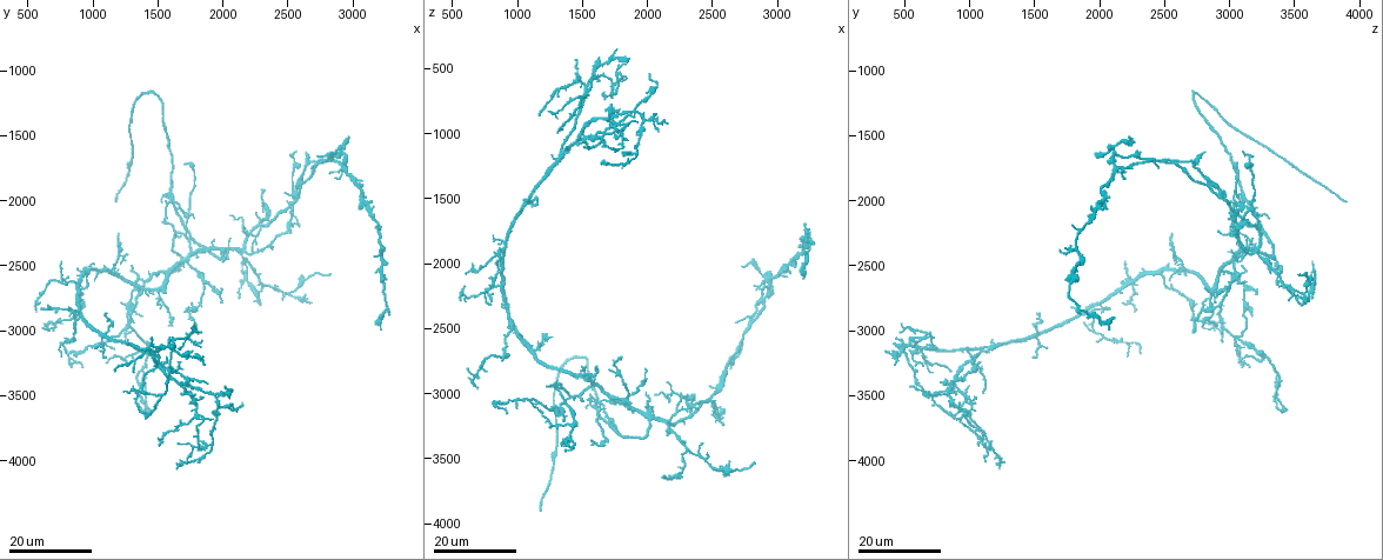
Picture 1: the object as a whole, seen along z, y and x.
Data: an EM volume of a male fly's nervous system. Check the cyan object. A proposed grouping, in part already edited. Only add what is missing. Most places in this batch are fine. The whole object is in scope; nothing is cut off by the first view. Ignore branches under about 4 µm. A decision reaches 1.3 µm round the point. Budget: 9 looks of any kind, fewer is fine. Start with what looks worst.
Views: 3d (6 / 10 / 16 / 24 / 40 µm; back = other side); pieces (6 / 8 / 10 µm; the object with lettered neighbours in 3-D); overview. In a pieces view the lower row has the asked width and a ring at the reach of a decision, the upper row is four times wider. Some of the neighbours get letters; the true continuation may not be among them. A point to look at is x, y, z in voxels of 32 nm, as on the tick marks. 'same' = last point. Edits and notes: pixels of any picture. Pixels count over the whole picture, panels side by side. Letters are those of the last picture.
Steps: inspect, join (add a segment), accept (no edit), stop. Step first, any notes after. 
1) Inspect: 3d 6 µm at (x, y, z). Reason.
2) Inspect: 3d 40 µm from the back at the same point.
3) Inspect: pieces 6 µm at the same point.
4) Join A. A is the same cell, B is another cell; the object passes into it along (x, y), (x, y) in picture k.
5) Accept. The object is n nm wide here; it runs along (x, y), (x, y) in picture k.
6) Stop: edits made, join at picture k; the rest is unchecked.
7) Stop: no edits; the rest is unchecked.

Inspect: 3d 24 µm at (1180, 2000, 3900). Tapers out.

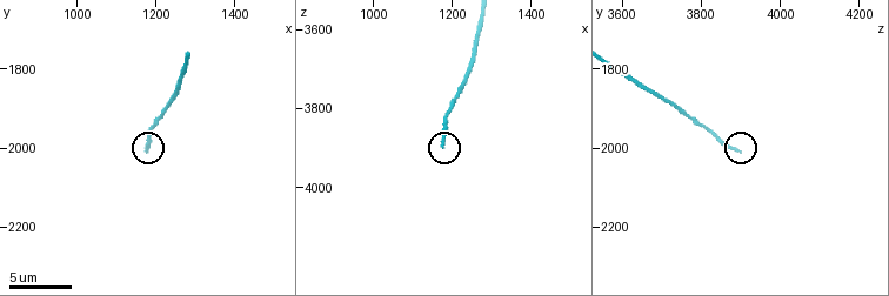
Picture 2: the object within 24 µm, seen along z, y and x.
Inspect: pieces 10 µm at (1170, 2010, 3890). What lies round it.

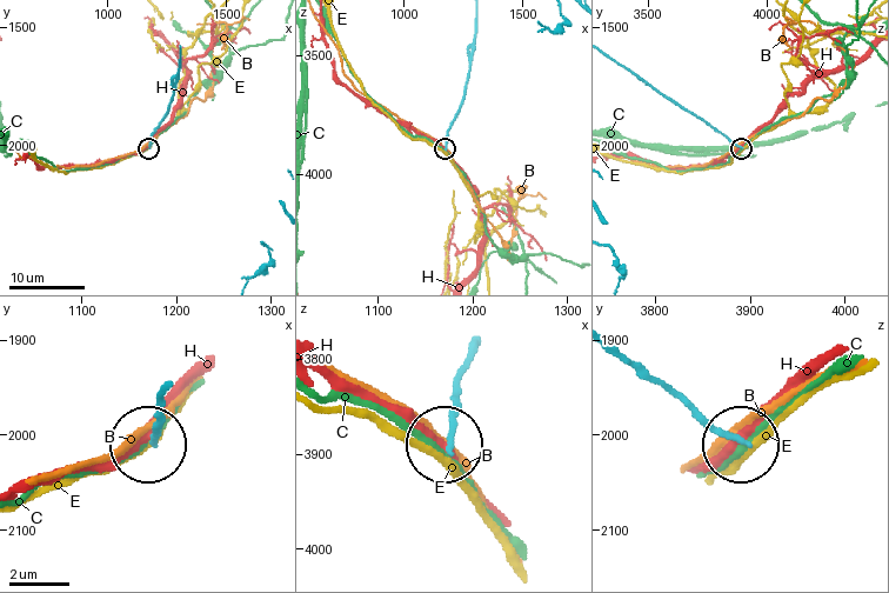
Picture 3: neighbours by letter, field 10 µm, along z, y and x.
Accept. B, C, E and H are other cells; it runs along (473, 357), (455, 387), (450, 438) in picture 3; none of them fits.

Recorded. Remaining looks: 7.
Inspect: 3d 16 µm at (2840, 2560, 3540). Branch stops here.

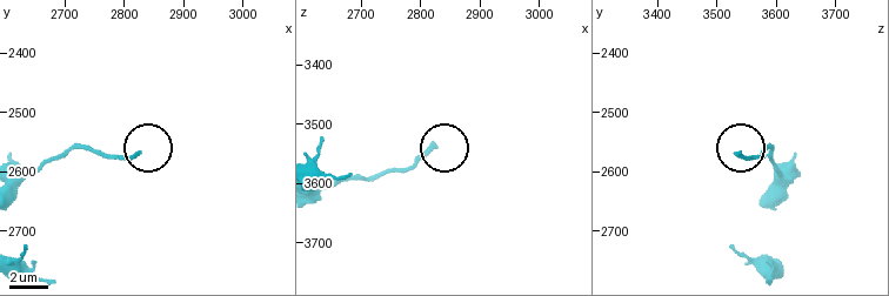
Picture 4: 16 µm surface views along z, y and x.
Inspect: pieces 10 µm at (2820, 2570, 3535).

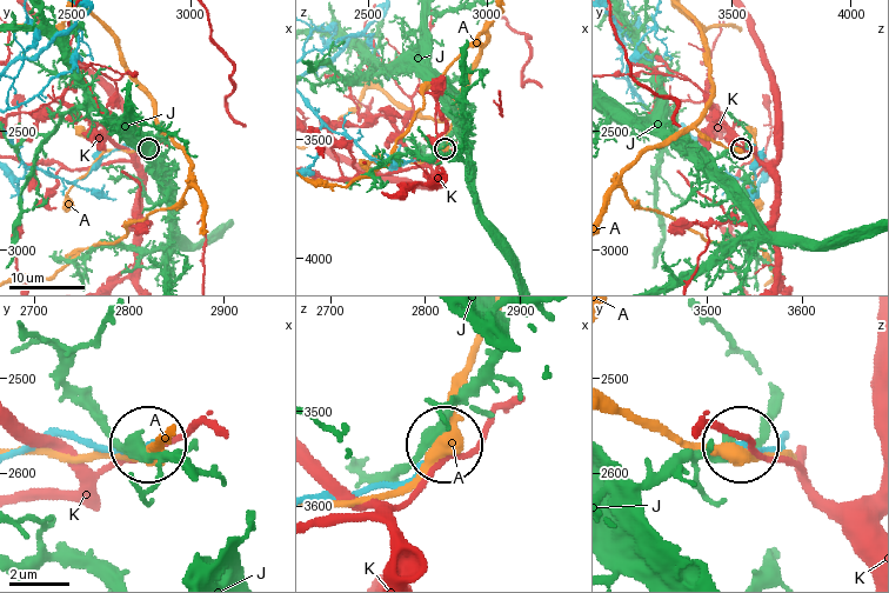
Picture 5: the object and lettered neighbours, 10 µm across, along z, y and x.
Accept. A, J and K are other cells; none of them fits.

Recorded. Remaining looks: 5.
Inspect: 3d 16 µm at (2120, 2740, 3620). Tapers out.

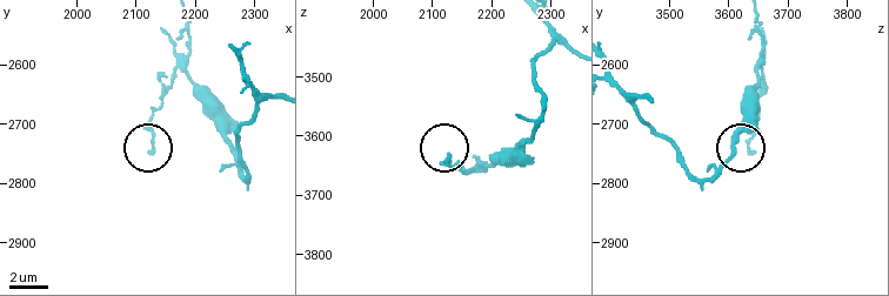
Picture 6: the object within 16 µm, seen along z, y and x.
Inspect: pieces 6 µm at (2125, 2750, 3635).

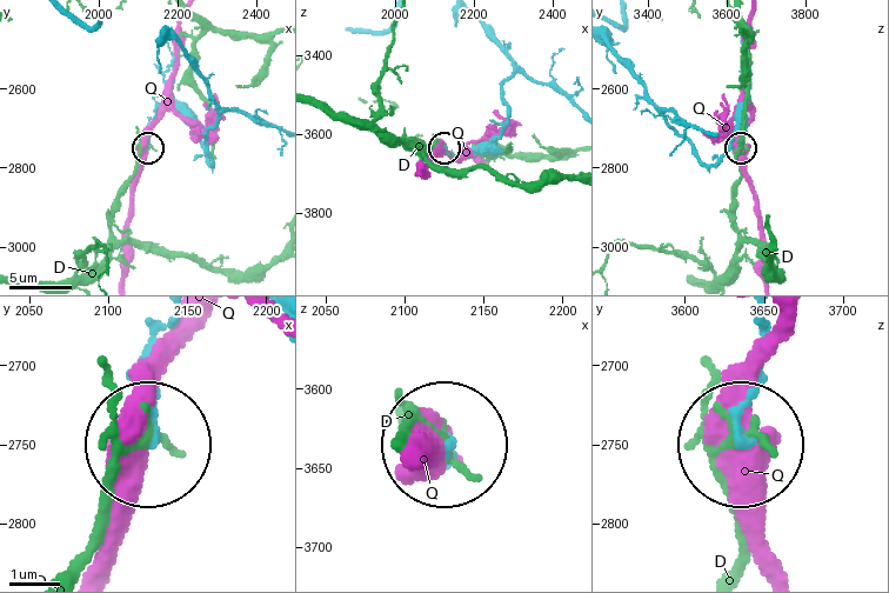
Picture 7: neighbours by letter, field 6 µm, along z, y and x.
Accept. The object is 180 nm wide here; D and Q are other cells; it runs along (757, 324), (746, 434) in picture 7; none of them fits.

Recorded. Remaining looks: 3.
Inspect: 3d 16 µm at (3240, 2360, 1740). Thin end.

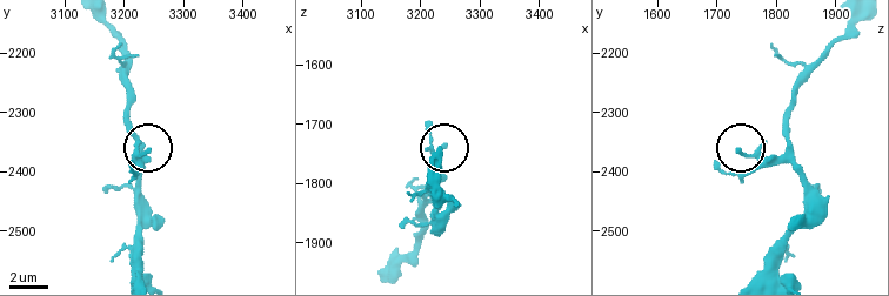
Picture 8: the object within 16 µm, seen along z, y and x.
Inspect: pieces 6 µm at (3240, 2365, 1740). What lies round it.

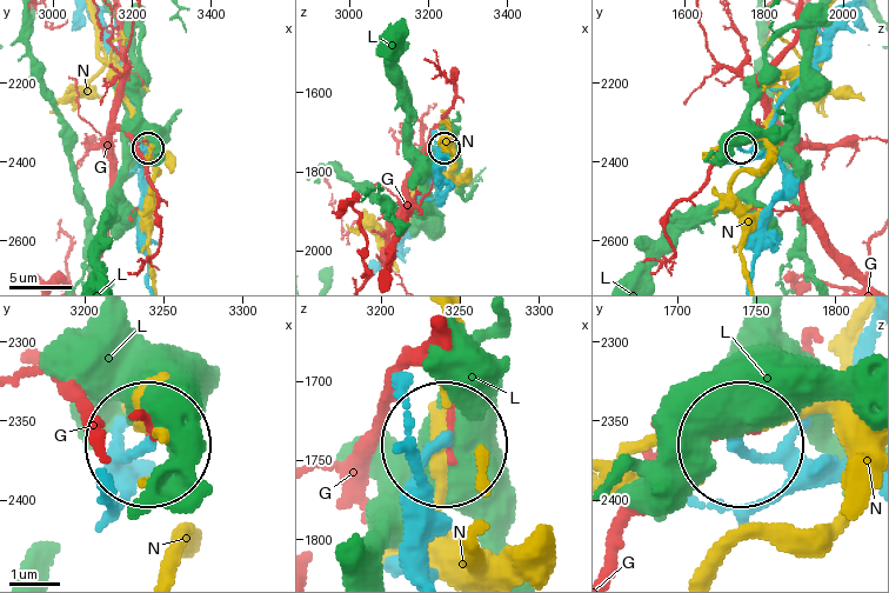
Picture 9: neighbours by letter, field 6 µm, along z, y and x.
Accept. The object is 190 nm wide here; G, L and N are other cells; no lettered segment goes on from it.

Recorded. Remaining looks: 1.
Stop: no edits; the rest is unchecked.

